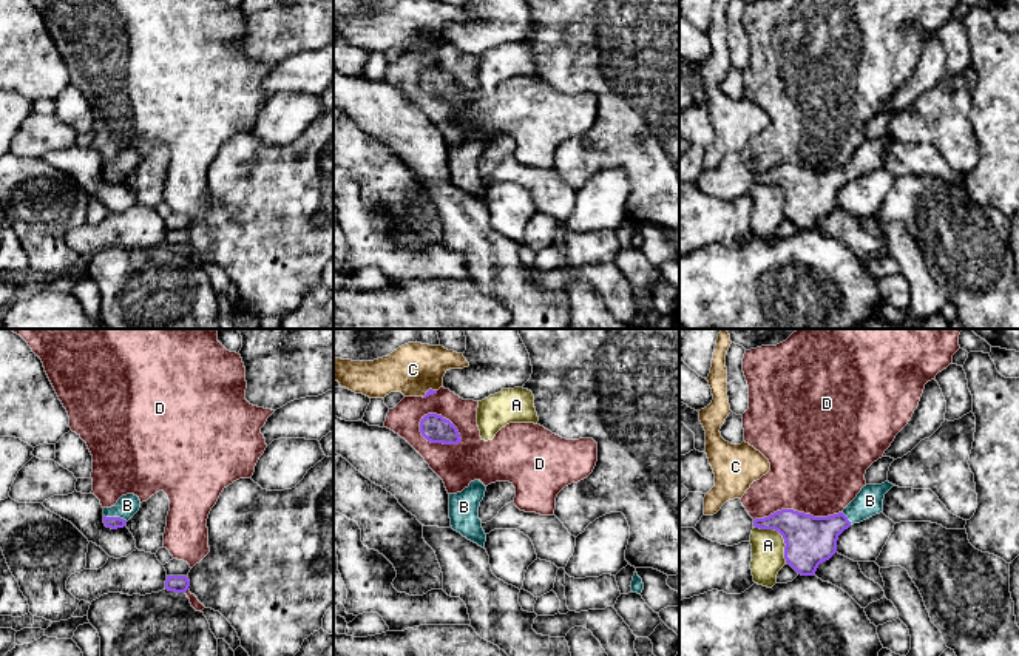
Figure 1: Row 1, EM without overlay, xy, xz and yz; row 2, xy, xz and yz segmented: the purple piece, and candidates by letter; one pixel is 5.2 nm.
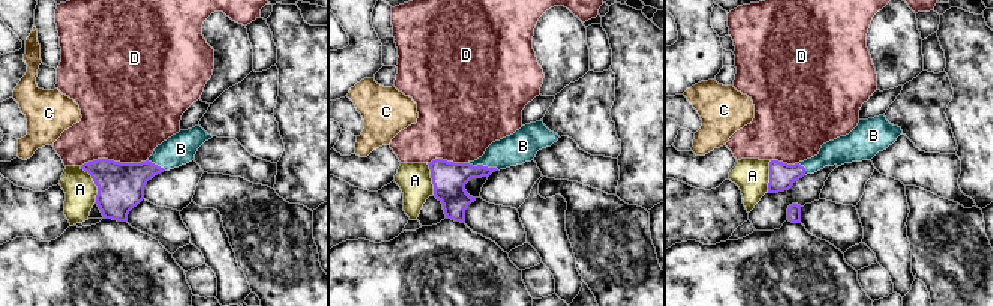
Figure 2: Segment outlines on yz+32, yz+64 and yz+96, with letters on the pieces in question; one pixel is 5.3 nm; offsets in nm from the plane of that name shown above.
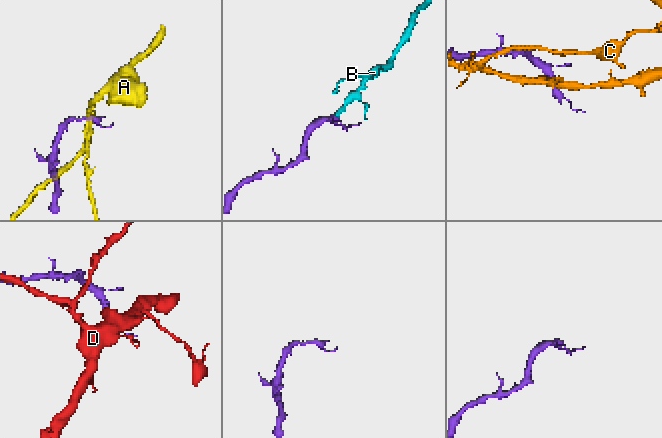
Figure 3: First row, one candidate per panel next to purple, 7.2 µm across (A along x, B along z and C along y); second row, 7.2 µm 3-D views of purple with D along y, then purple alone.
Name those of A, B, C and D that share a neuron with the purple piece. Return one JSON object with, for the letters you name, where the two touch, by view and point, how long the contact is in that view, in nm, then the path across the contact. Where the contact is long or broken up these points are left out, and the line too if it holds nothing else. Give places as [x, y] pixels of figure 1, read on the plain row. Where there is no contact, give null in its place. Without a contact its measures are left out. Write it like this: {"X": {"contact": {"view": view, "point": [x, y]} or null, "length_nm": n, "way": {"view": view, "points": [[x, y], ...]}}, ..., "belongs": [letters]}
{"B": {"contact": {"view": "xy", "point": [116, 172]}, "length_nm": 130, "way": {"view": "xy", "points": [[110, 176], [116, 172], [127, 159]]}}, "belongs": ["B"]}

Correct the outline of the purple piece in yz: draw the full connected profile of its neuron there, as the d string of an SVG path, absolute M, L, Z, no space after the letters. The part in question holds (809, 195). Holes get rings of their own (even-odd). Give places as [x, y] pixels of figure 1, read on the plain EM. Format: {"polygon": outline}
{"polygon": "M866 139L838 168L814 171L794 164L781 164L755 173L753 181L775 184L784 193L784 213L801 230L814 230L818 219L837 207L838 190L854 178L883 167L885 148L895 139Z"}

